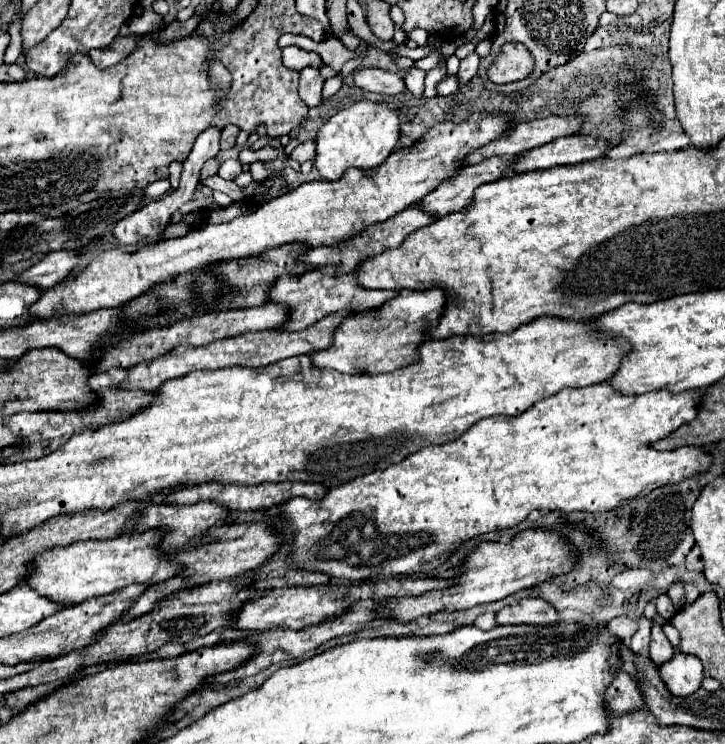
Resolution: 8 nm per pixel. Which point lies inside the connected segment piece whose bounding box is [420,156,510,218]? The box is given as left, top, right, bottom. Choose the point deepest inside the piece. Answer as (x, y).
(454, 195)

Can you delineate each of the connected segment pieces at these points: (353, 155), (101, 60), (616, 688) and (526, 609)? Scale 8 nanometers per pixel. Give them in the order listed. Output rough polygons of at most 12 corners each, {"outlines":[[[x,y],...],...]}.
{"outlines":[[[376,102],[334,114],[316,138],[324,180],[378,168],[400,122]],[[118,36],[106,50],[90,50],[96,66],[124,60],[136,48],[138,36]],[[626,672],[608,686],[614,716],[646,706],[640,686]],[[540,598],[496,612],[498,624],[556,624],[558,612]]]}

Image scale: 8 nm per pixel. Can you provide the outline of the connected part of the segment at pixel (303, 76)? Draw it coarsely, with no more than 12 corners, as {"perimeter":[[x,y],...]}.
{"perimeter":[[316,68],[300,70],[300,98],[322,104],[324,78]]}

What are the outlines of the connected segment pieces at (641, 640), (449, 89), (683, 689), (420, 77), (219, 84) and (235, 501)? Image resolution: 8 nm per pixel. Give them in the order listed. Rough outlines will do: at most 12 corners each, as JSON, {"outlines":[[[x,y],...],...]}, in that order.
{"outlines":[[[638,618],[640,630],[632,636],[630,650],[646,656],[652,622]],[[456,76],[436,84],[438,96],[450,96],[458,90]],[[676,654],[660,666],[672,696],[690,696],[704,678],[700,658]],[[408,70],[404,78],[416,98],[424,94],[422,70]],[[210,62],[210,82],[226,90],[232,74],[220,62]],[[222,482],[186,486],[166,504],[220,502],[230,510],[262,510],[292,496],[322,498],[318,482]]]}

